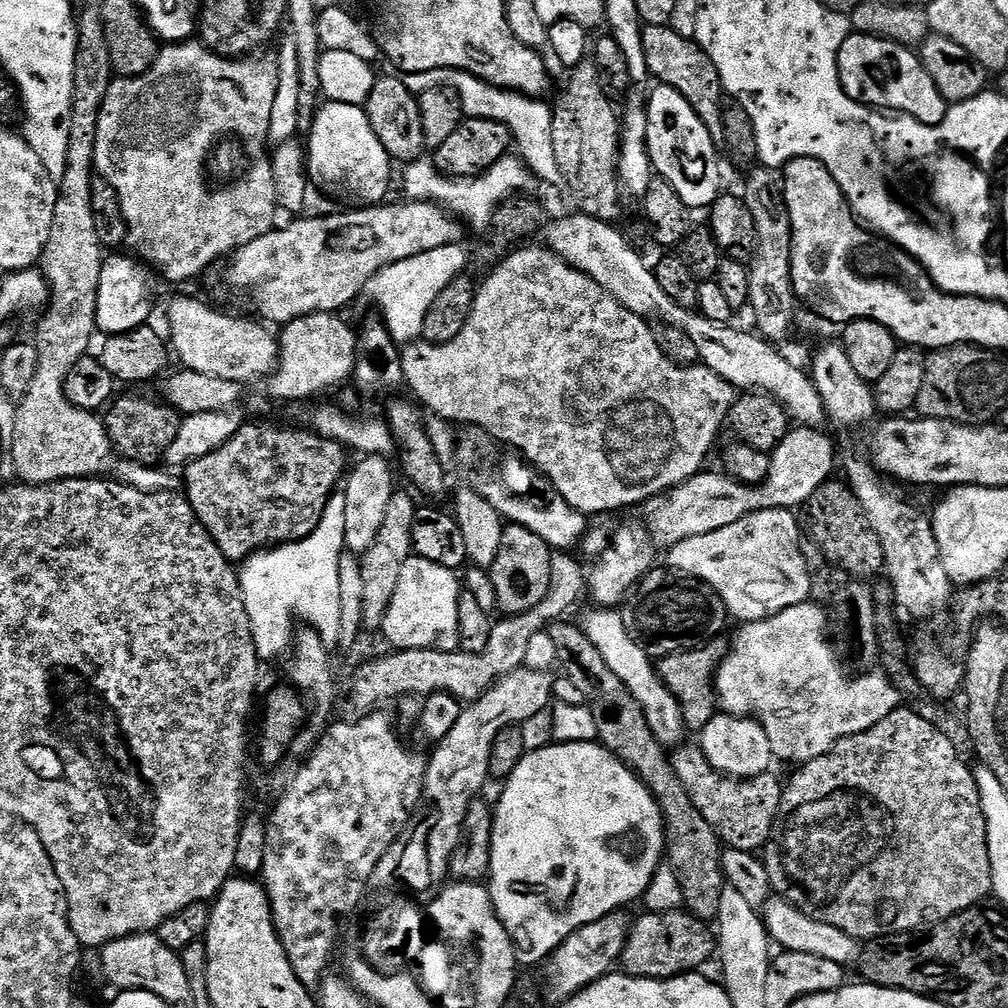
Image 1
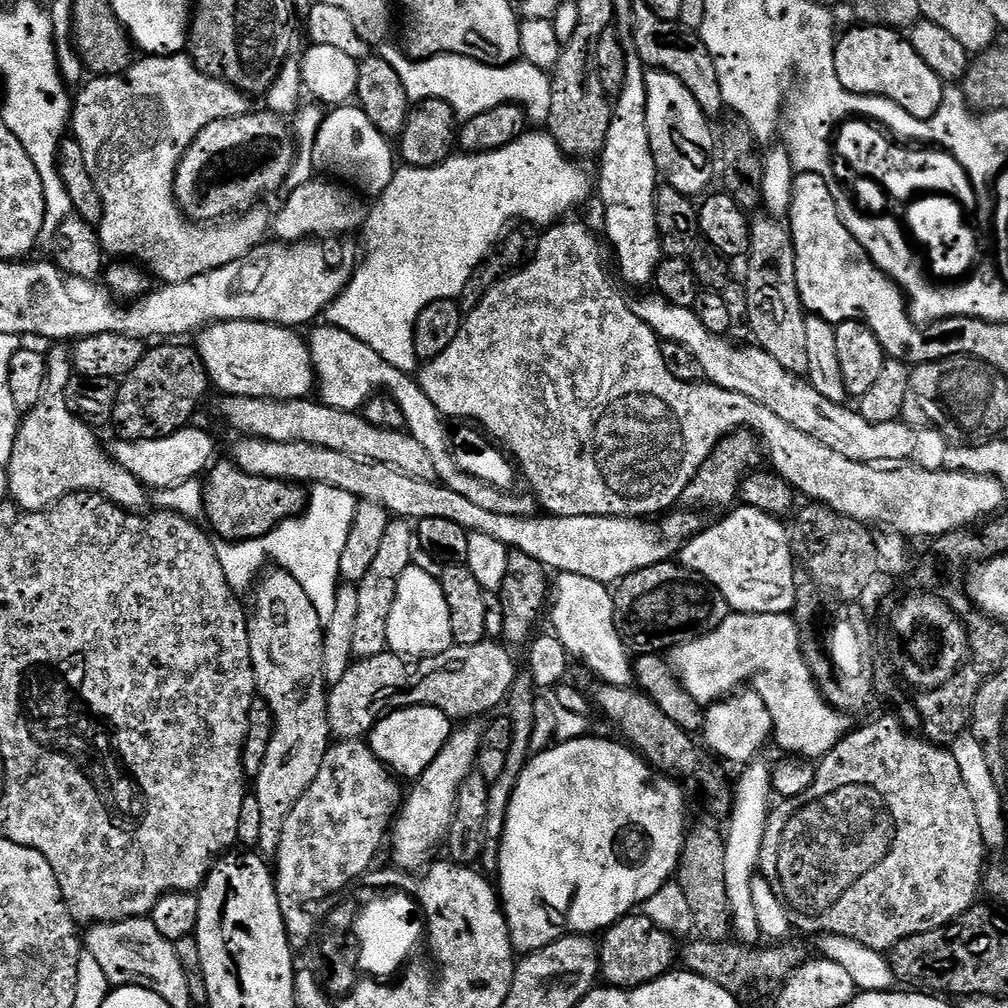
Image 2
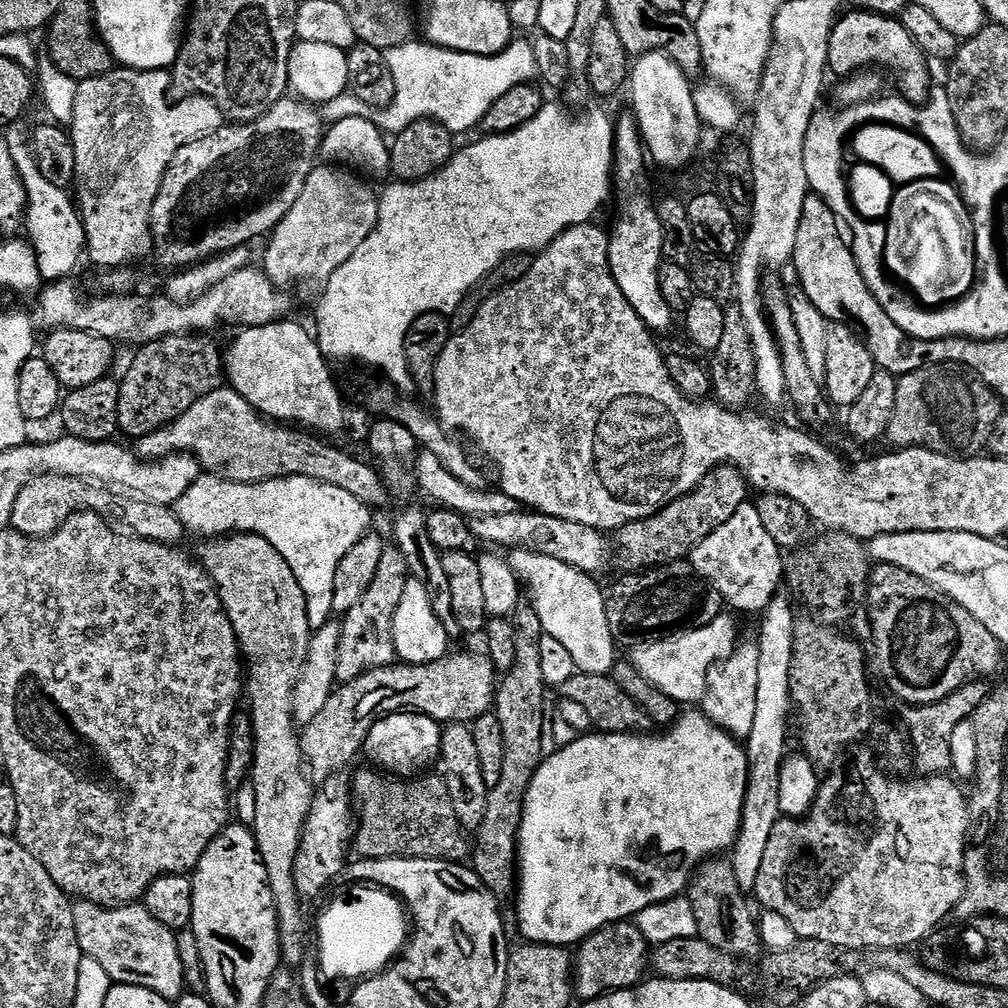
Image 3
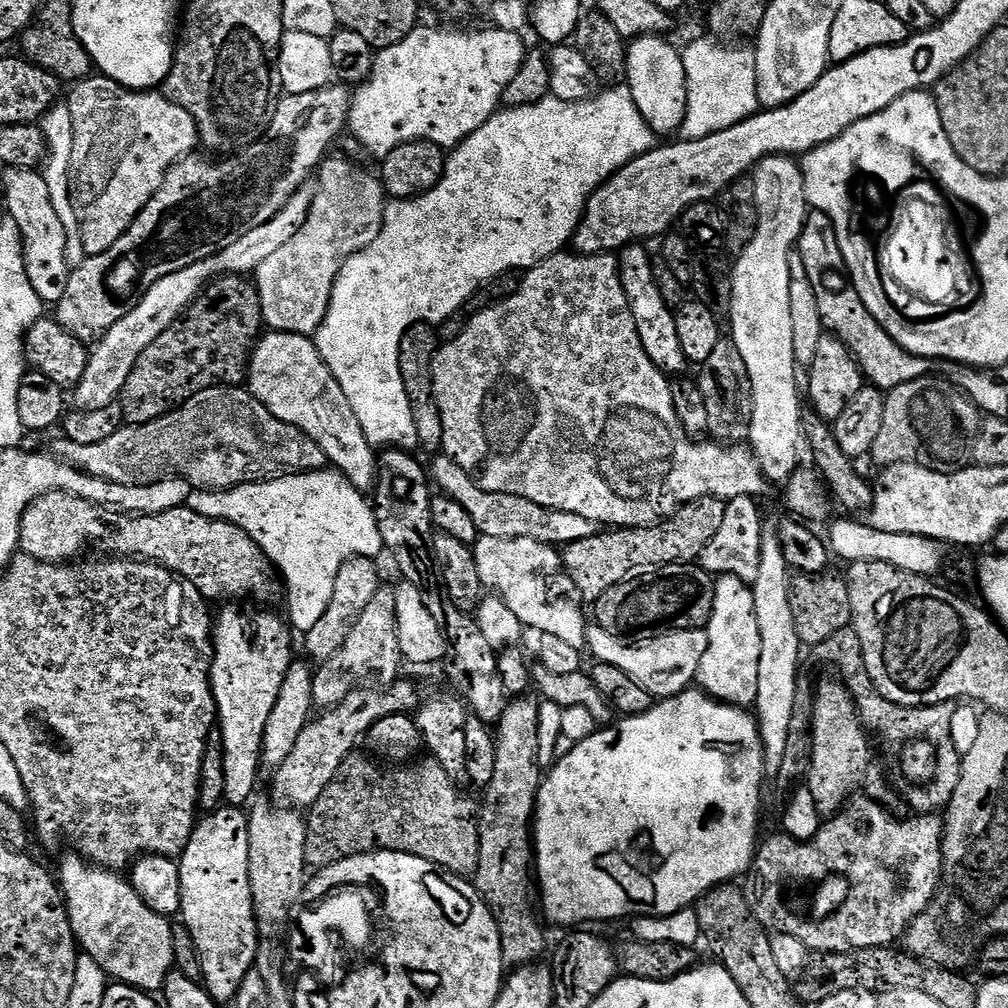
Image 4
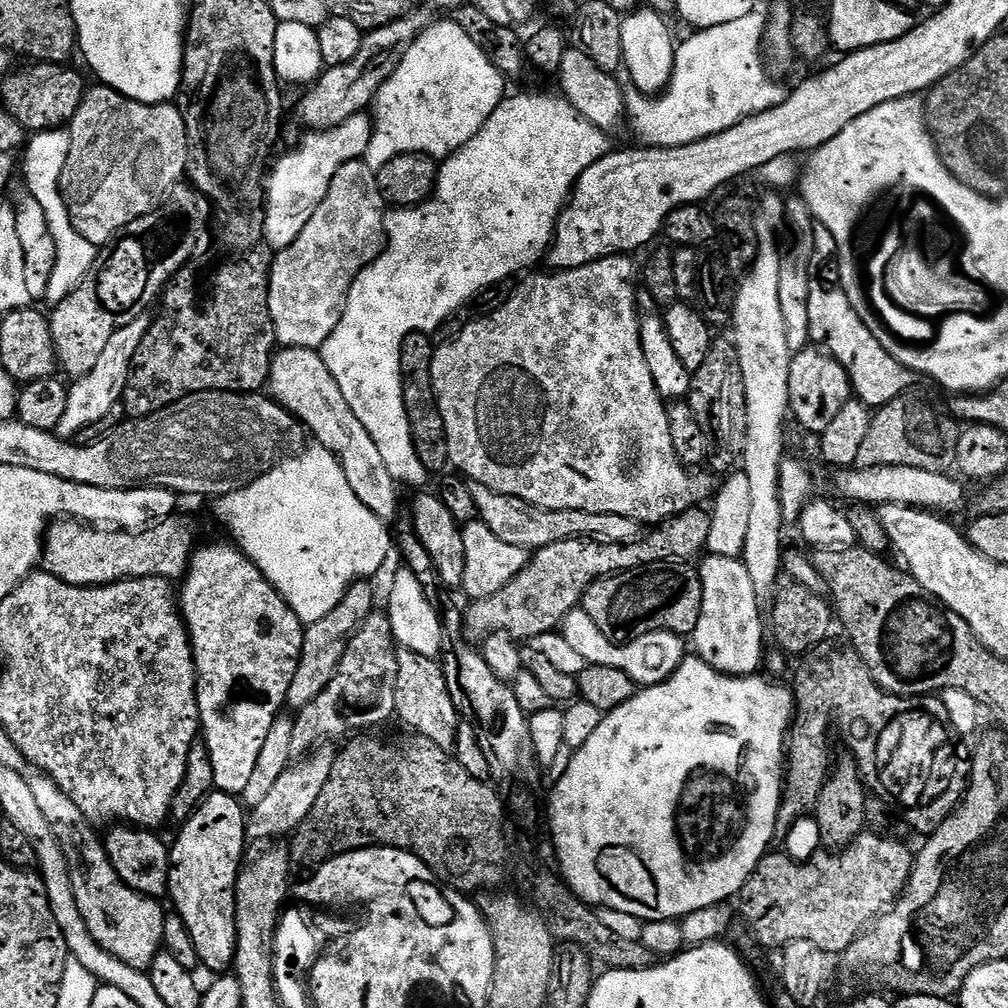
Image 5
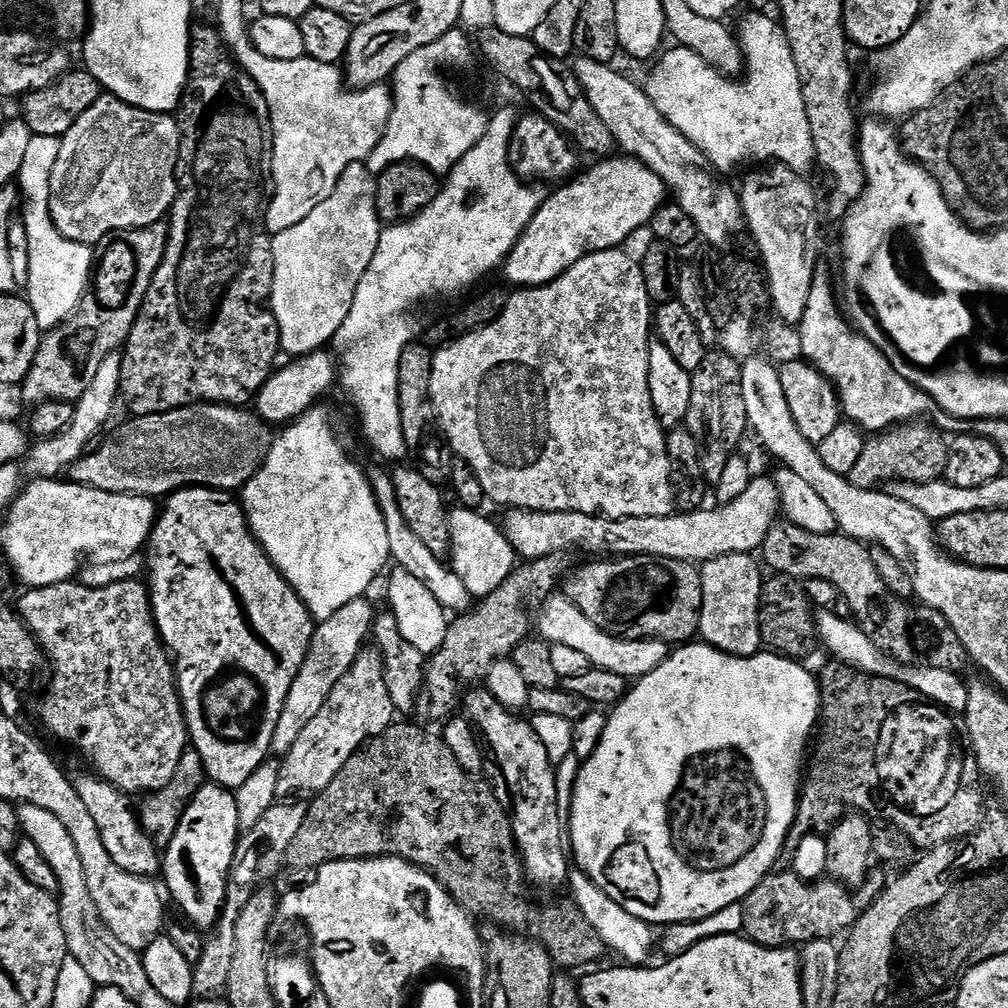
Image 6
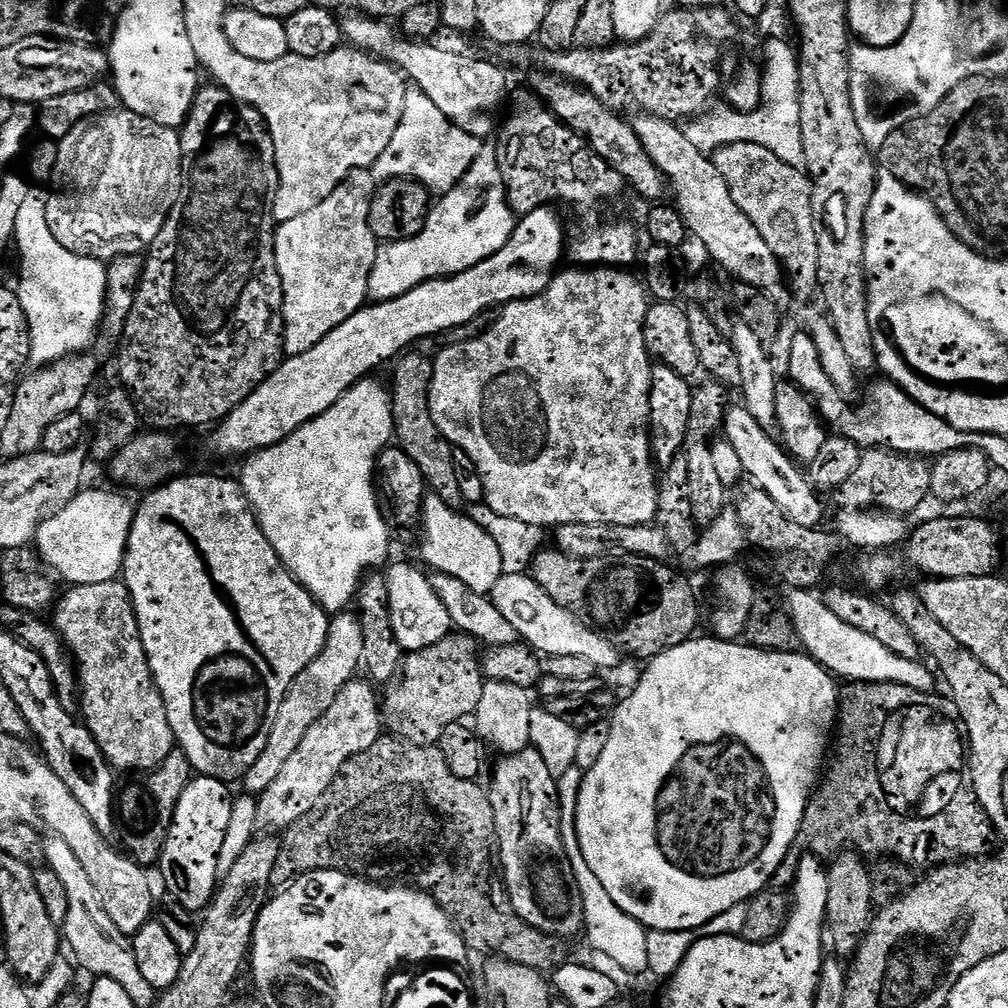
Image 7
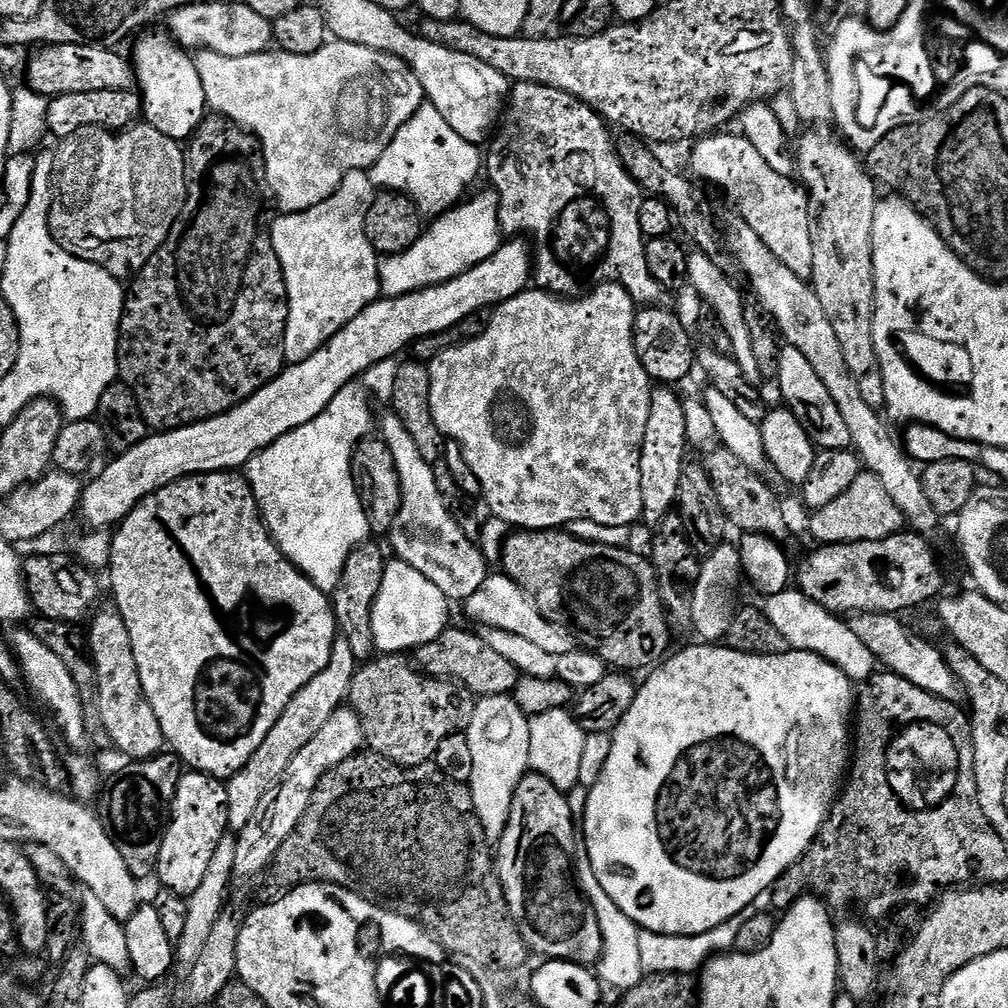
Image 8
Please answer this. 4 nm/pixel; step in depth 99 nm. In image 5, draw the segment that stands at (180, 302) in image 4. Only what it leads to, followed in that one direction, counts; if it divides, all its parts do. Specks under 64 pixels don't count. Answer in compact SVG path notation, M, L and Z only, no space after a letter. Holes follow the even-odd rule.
M361 114L333 128L312 130L304 135L308 136L301 138L296 152L275 161L266 180L263 243L269 244L272 250L290 246L290 242L302 234L306 222L314 218L314 210L322 206L330 190L330 182L334 182L334 174L338 174L346 162L363 157L370 146L372 118L371 115ZM143 315L130 322L130 326L122 326L122 330L118 330L114 338L110 338L106 350L102 350L94 370L90 370L90 374L79 377L69 387L66 414L62 414L58 432L60 439L71 441L74 434L92 425L99 425L109 414L117 411L118 405L124 399L128 375L132 372L134 354L138 354L138 346L142 346L142 338L146 338L149 323L149 317Z

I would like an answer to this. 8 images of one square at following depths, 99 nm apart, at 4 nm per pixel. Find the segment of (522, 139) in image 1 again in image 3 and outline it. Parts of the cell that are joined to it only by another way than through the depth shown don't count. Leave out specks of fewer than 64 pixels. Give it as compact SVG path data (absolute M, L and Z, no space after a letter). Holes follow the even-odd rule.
M513 39L506 50L496 56L479 56L440 48L427 42L409 42L384 52L386 66L394 74L394 98L375 113L374 121L385 134L406 130L419 120L437 120L454 134L475 129L480 119L506 94L519 84L537 79L534 50L526 39Z

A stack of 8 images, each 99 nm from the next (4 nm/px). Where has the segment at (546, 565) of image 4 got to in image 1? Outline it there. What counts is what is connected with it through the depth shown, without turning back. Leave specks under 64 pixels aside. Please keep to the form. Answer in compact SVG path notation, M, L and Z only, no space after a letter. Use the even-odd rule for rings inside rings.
M596 611L600 612L592 612L585 620L582 620L583 630L590 638L590 642L598 646L598 654L606 658L606 666L610 666L610 670L614 670L614 674L622 678L630 694L638 698L638 706L644 708L646 722L650 722L650 730L654 730L654 738L658 738L658 742L669 750L683 745L685 743L684 734L686 735L683 710L674 694L664 685L653 657L649 656L646 650L642 650L638 642L634 642L634 638L626 630L624 617L619 611Z

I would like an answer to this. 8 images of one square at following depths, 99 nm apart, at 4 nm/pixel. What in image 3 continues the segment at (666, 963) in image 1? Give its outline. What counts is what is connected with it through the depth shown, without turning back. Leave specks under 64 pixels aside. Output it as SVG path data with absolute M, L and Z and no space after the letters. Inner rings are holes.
M617 920L615 924L608 924L604 928L592 932L586 939L580 941L574 952L574 992L581 1001L596 1000L608 992L620 992L624 988L634 988L645 979L644 971L650 968L650 945L648 939L638 930L638 926L631 920Z

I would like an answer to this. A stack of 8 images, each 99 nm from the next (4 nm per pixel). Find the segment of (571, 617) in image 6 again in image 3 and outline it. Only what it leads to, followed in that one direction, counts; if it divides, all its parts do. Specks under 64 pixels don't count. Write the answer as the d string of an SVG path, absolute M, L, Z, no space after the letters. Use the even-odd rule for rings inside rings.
M721 614L714 618L714 622L710 622L710 626L702 626L689 632L675 632L660 640L637 643L631 649L630 661L650 686L668 695L680 706L696 706L704 699L709 670L725 660L734 651L737 643L735 622L728 614Z

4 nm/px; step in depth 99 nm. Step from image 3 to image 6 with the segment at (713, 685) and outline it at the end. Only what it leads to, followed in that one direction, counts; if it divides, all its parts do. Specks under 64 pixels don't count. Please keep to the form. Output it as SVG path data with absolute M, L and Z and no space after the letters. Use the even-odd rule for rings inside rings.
M735 552L703 561L702 614L700 615L699 639L727 656L754 656L761 651L760 595L765 577L760 576L761 565L757 557L747 552Z

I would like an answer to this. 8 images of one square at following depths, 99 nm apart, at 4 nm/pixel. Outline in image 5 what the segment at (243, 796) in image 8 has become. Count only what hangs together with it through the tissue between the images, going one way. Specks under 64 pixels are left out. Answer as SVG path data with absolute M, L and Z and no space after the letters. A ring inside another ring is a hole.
M357 582L351 584L338 606L326 614L326 618L318 618L318 622L307 625L304 629L304 645L300 651L298 670L294 674L294 682L290 682L287 707L293 710L305 708L326 686L330 686L330 678L338 670L342 662L342 654L346 654L346 646L351 642L352 636L364 625L364 619L372 615L377 607L376 596L372 593L371 583Z

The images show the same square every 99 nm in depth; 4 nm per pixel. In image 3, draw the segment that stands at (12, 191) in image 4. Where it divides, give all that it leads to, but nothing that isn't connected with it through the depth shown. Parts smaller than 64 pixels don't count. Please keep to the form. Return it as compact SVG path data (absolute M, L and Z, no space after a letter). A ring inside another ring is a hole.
M13 126L7 129L6 137L9 154L13 158L27 196L26 239L36 252L40 279L44 282L67 280L79 266L80 256L82 260L86 252L84 221L80 218L73 197L65 189L54 186L54 182L50 182L50 178L40 172L32 153L29 133L23 132L20 126Z

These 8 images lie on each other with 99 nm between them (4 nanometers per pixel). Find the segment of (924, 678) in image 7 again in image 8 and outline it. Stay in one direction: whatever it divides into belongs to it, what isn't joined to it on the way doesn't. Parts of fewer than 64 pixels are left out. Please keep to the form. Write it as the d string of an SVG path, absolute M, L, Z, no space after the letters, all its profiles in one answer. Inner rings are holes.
M789 590L782 594L774 594L767 597L763 603L763 612L768 615L770 622L774 622L774 626L778 629L778 634L782 634L782 638L786 638L789 649L797 652L813 652L815 656L829 660L831 664L843 670L854 682L863 682L873 675L874 661L870 650L866 650L866 646L854 635L854 630L850 630L847 623L839 615L827 612L822 606L818 606L818 602L806 598L799 590Z

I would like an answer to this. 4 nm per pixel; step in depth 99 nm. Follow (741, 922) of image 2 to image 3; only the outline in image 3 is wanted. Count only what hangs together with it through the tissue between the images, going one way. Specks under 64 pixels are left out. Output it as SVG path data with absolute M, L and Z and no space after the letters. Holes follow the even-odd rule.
M777 594L762 613L760 624L760 653L758 654L758 710L754 710L754 730L746 737L748 754L748 789L744 799L744 813L736 843L730 849L730 859L738 886L745 890L755 889L758 870L762 870L762 857L770 834L782 818L778 802L778 778L788 744L788 715L793 715L792 691L790 690L790 662L794 650L794 626L797 617L792 616L792 604Z

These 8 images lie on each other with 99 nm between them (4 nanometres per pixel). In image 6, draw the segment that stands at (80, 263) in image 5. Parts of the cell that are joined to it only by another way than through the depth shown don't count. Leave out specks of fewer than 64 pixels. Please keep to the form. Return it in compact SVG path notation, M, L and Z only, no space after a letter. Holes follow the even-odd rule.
M33 136L26 150L26 162L22 162L22 170L18 177L19 183L24 183L23 199L24 196L28 199L22 217L30 250L26 299L34 310L34 318L42 330L54 329L75 314L80 299L88 291L94 275L93 249L89 245L66 239L56 229L52 215L48 213L48 180L52 176L54 162L58 158L60 141L59 136Z

